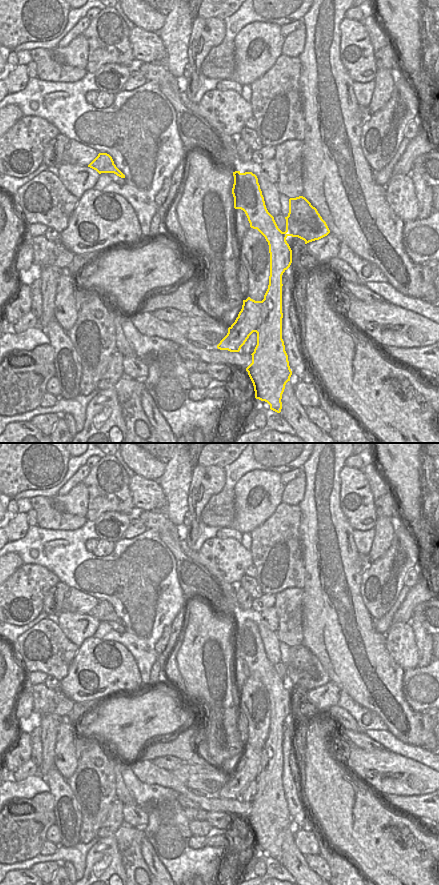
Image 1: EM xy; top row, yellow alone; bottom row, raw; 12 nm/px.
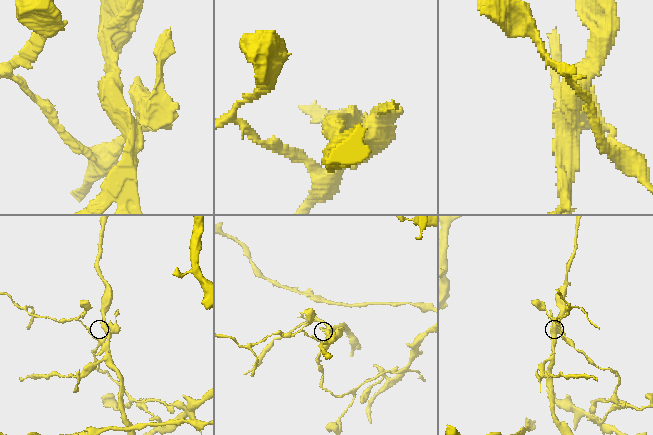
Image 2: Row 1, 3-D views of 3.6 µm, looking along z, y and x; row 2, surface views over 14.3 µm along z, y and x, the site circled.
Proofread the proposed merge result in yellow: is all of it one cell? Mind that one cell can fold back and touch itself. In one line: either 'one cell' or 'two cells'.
two cells

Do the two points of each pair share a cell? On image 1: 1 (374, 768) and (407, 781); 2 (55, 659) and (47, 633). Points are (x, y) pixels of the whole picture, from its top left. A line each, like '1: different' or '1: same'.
1: same
2: same

